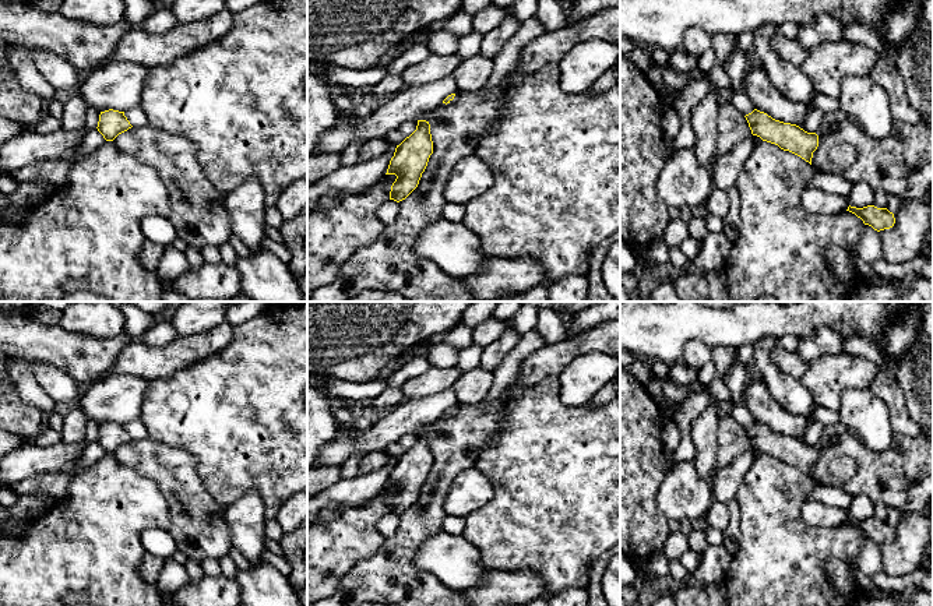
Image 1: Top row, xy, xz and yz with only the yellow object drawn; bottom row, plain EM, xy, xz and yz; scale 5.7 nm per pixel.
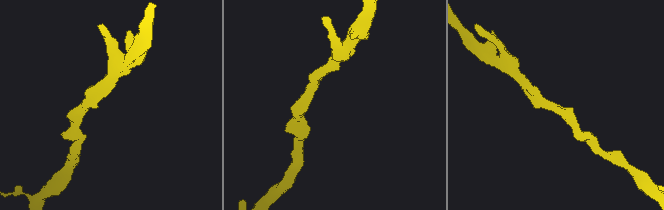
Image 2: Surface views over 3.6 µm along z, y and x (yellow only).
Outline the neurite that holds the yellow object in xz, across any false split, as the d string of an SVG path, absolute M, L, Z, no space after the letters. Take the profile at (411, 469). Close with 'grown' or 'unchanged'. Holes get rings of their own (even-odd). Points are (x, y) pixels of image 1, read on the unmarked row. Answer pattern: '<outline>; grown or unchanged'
M418 433L416 443L397 458L390 473L385 487L397 489L391 498L390 512L399 515L418 500L432 466L430 437L426 433Z; unchanged

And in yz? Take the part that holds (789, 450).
M757 422L744 430L753 448L775 457L781 462L789 464L811 478L813 465L818 459L818 448L816 445L807 445L796 437L775 433Z; unchanged

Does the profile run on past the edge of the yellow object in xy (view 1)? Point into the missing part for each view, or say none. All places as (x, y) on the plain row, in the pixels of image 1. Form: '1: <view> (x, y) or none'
1: none

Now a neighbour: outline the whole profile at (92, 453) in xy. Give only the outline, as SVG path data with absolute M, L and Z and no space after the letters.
M98 441L89 444L85 450L82 457L75 464L75 475L87 471L89 466L96 464L106 452L98 444Z

